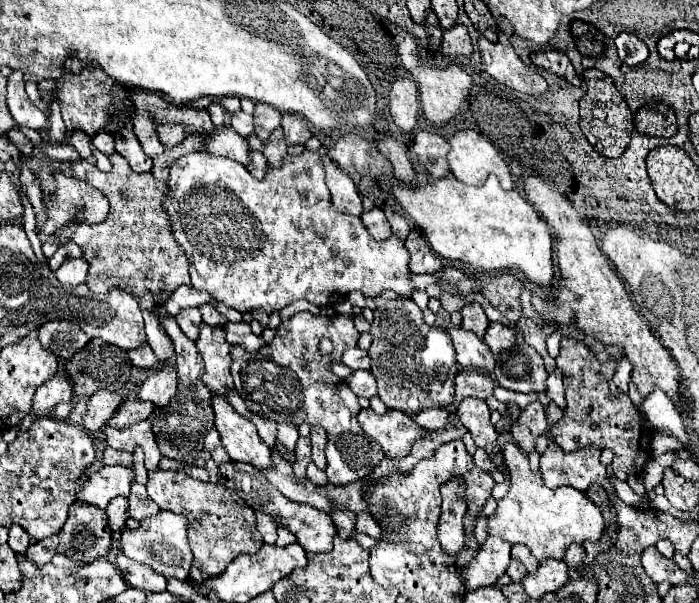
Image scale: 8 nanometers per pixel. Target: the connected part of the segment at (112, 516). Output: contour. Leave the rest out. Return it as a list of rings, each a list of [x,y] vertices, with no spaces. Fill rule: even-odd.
[[[126,497],[112,499],[110,505],[106,507],[106,515],[108,515],[108,523],[110,523],[112,531],[122,531],[126,527],[126,519],[128,519],[128,499]]]

